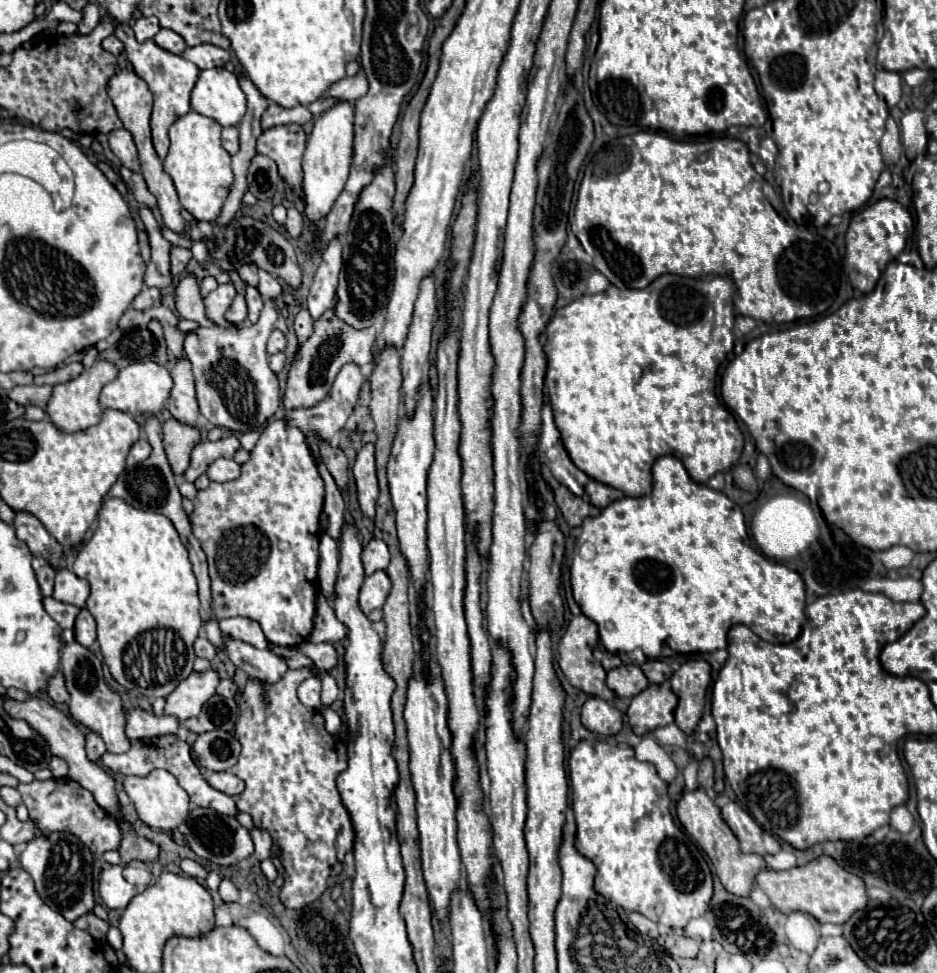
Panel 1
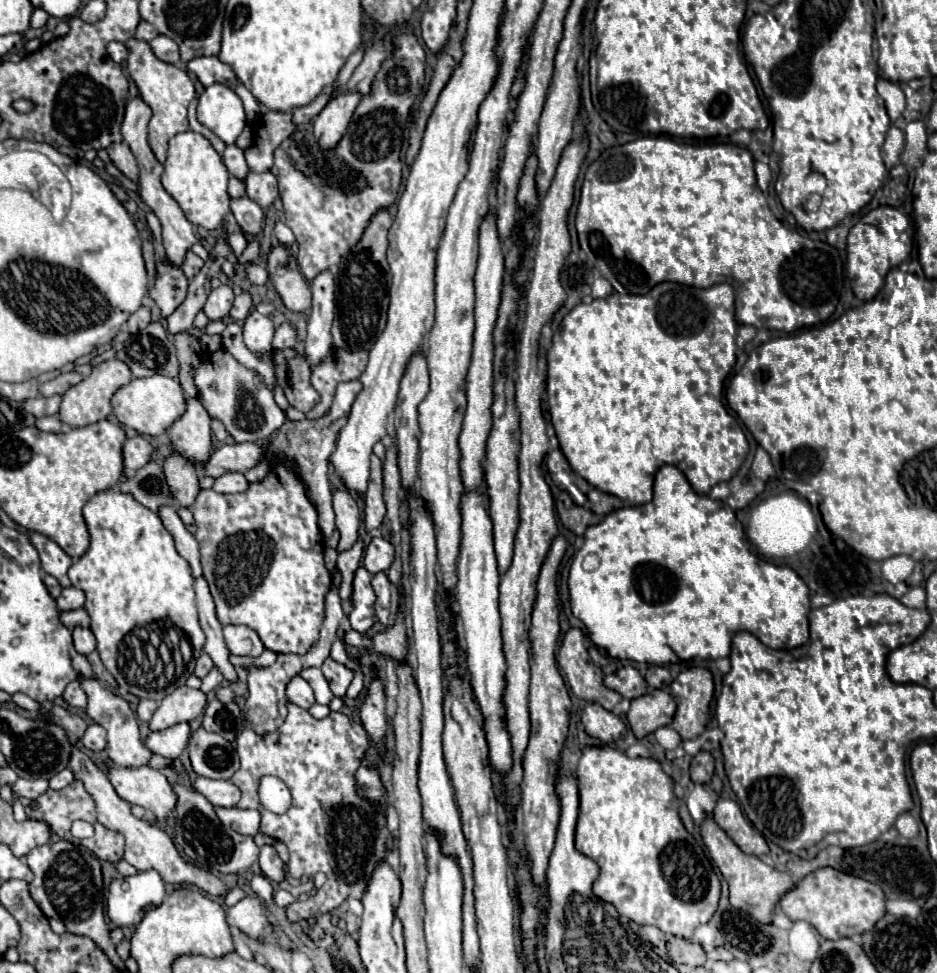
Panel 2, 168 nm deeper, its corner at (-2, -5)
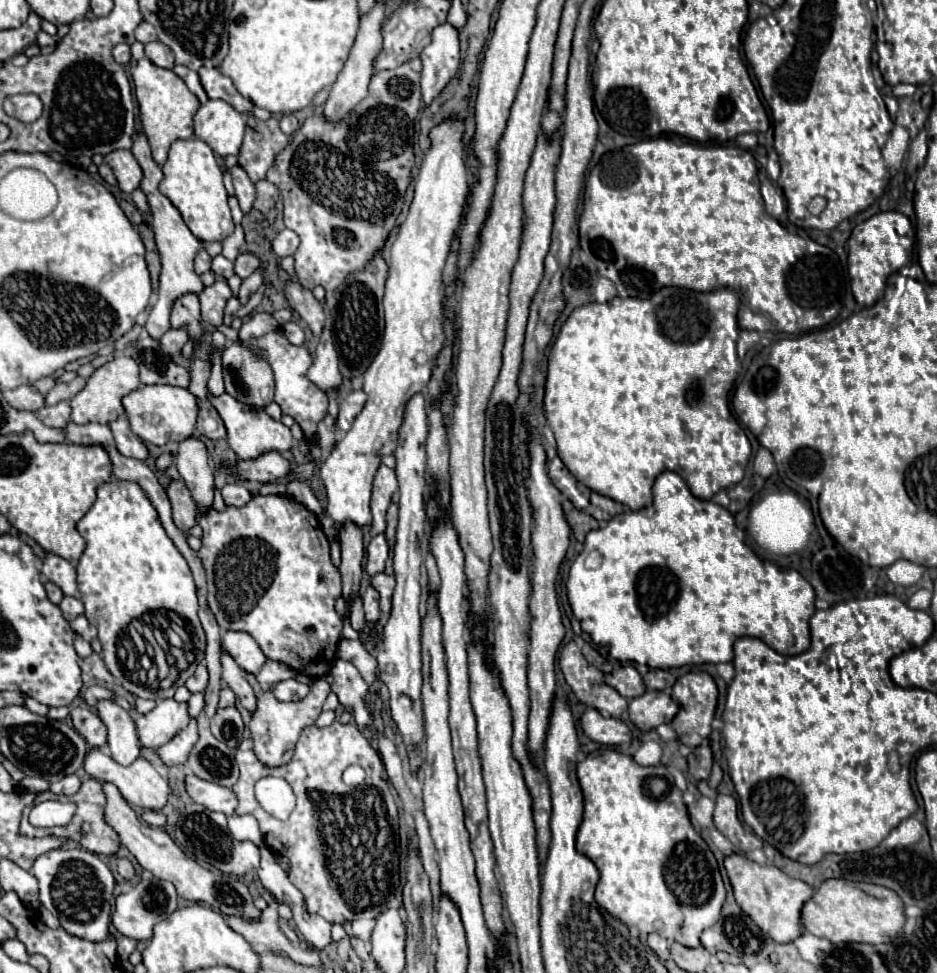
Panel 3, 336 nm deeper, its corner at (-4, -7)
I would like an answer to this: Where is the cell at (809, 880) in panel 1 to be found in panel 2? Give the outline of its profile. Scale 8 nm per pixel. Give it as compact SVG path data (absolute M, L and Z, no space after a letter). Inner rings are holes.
M818 868L800 880L778 906L790 920L806 920L820 932L820 936L828 940L840 940L870 932L886 914L886 896L878 884L872 884L864 878L856 878L834 868Z

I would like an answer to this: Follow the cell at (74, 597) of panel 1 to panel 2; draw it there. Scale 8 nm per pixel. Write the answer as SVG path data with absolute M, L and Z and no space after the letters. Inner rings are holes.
M64 588L60 598L56 600L58 610L66 612L66 610L76 610L84 606L84 592L80 592L78 588Z

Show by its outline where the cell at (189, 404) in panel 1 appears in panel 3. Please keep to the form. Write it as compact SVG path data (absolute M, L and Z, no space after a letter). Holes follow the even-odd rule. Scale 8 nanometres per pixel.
M192 434L190 438L178 442L176 468L192 492L198 512L206 512L214 498L214 476L208 464L206 444L198 436Z

